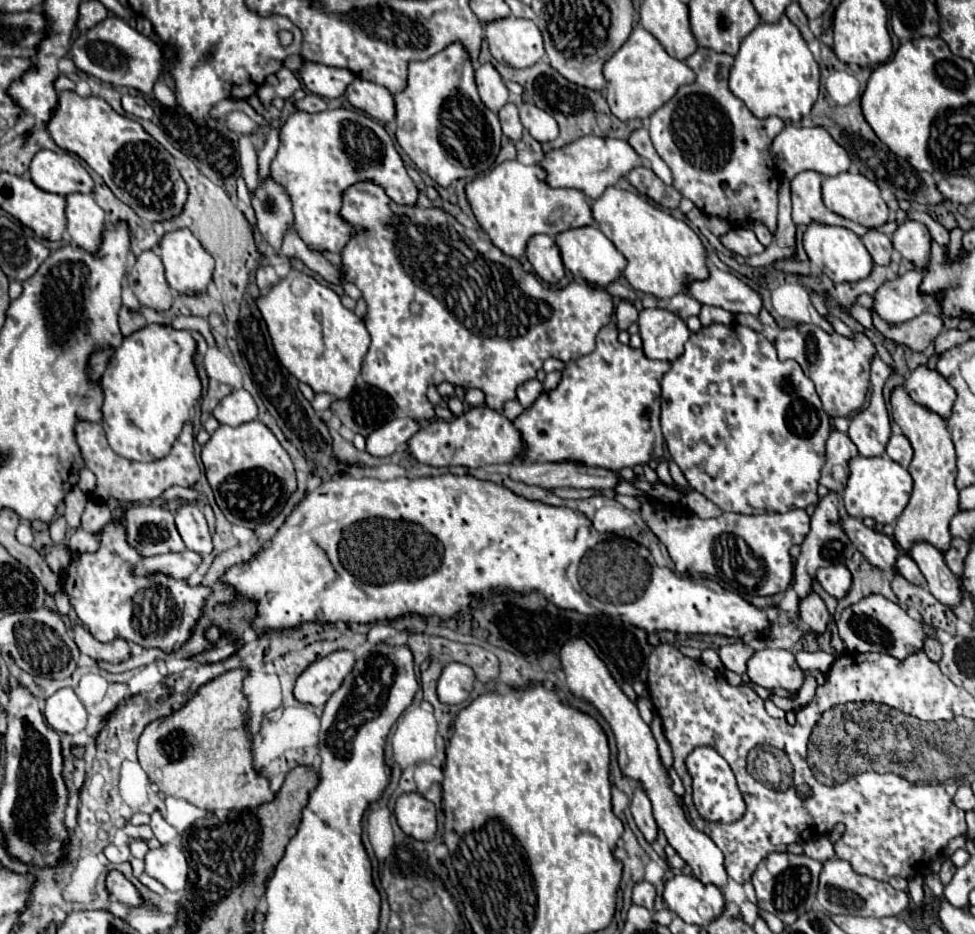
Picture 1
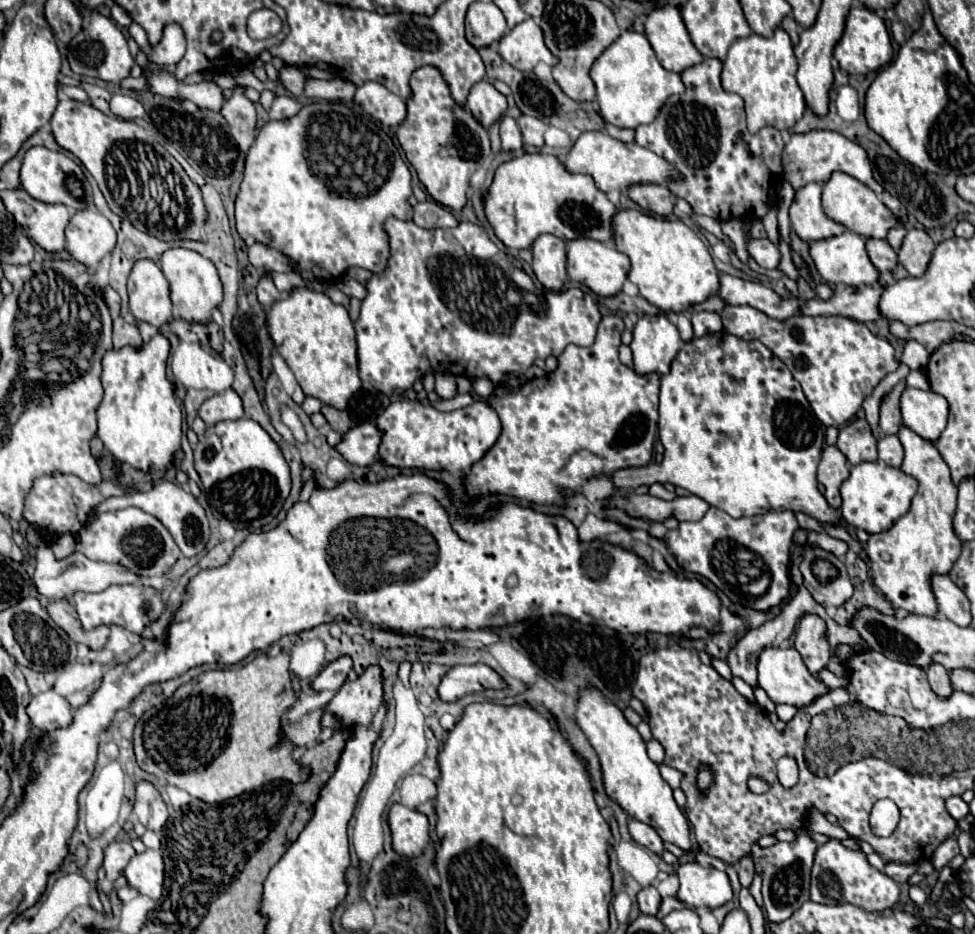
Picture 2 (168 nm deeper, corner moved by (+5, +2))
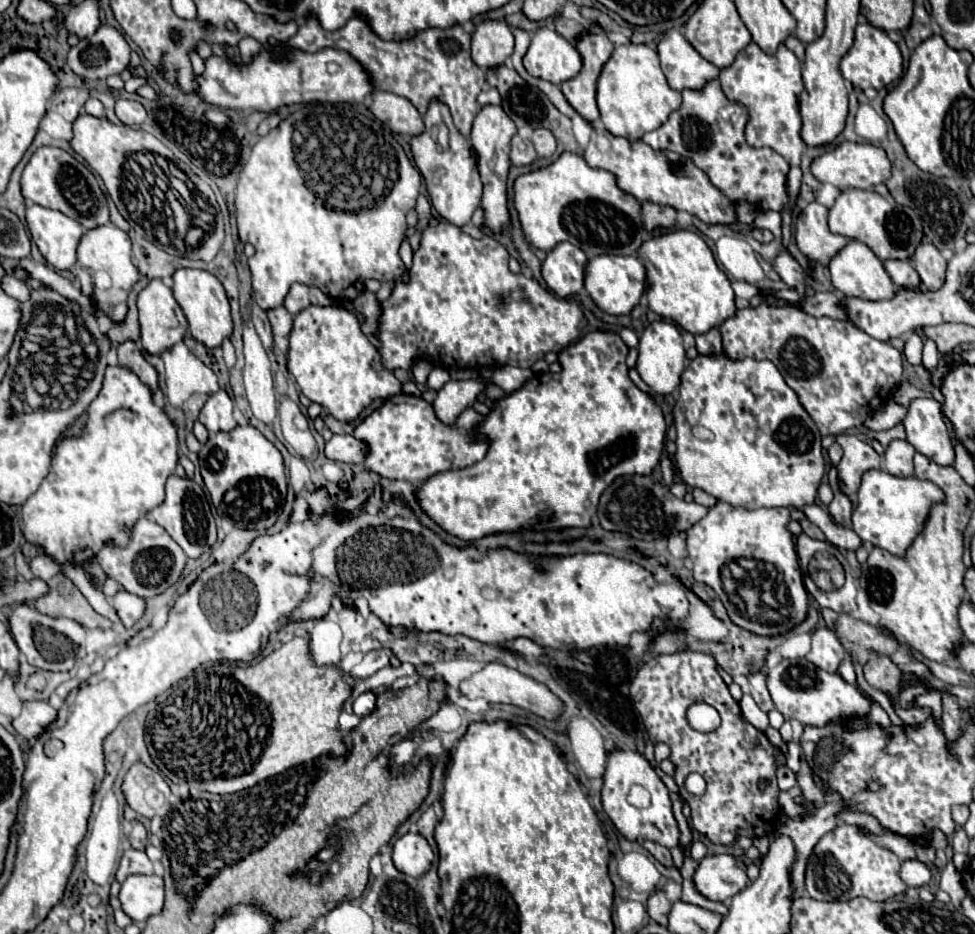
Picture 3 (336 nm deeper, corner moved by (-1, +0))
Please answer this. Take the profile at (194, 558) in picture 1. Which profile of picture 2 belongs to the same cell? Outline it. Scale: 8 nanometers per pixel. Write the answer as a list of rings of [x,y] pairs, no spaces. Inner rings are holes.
[[[42,542],[38,548],[44,548],[44,556],[38,556],[32,580],[36,584],[38,594],[42,594],[50,600],[52,598],[70,598],[76,592],[102,592],[112,584],[132,584],[132,582],[140,580],[140,578],[136,578],[136,574],[128,574],[128,570],[124,570],[124,566],[94,562],[94,560],[86,558],[82,552],[74,552],[64,560],[56,560],[48,542]]]

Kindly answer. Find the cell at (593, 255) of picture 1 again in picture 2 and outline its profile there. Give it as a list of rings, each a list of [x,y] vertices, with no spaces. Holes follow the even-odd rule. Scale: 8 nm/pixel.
[[[578,238],[568,242],[568,276],[574,282],[588,286],[598,296],[616,296],[630,272],[630,260],[626,254],[618,252],[616,246],[596,242],[592,238]]]

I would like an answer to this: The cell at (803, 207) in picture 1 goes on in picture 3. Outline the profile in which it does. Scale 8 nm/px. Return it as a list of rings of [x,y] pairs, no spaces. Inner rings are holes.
[[[810,202],[796,218],[796,242],[802,254],[818,264],[828,264],[828,260],[848,244],[846,236],[834,234],[828,228],[828,208]]]

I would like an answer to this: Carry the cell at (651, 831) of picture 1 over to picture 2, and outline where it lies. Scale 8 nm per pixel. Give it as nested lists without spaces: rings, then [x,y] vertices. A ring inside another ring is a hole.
[[[630,822],[628,826],[630,826],[630,834],[632,834],[634,842],[638,842],[638,844],[642,844],[644,848],[648,848],[650,852],[662,856],[664,844],[662,844],[660,836],[656,834],[656,830],[652,830],[650,826],[644,826],[642,822]]]

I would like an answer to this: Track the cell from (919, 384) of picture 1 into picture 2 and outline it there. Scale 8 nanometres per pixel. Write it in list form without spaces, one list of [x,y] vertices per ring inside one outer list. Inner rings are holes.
[[[906,388],[900,398],[904,426],[916,432],[920,438],[936,444],[946,428],[948,402],[936,392]]]

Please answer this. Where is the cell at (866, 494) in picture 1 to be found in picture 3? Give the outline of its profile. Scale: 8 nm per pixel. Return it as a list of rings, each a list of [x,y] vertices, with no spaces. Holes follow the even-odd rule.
[[[870,470],[862,476],[858,488],[858,504],[852,512],[854,532],[872,546],[880,546],[896,556],[904,556],[914,536],[922,530],[930,506],[942,498],[942,490],[932,482],[918,480],[914,476],[898,478],[886,470]]]

